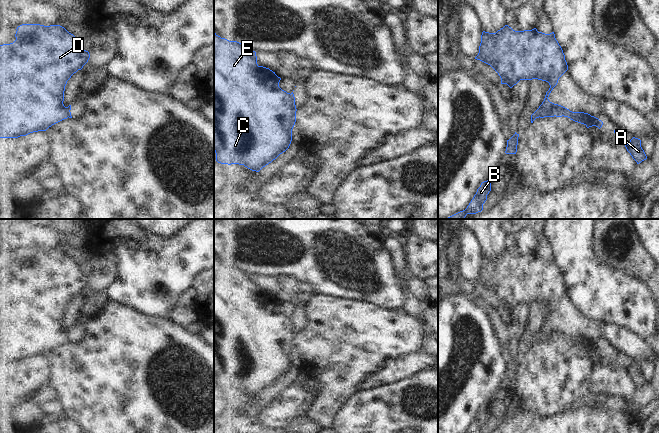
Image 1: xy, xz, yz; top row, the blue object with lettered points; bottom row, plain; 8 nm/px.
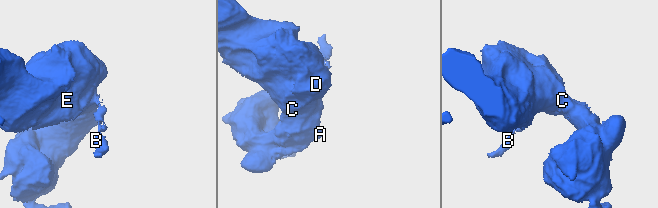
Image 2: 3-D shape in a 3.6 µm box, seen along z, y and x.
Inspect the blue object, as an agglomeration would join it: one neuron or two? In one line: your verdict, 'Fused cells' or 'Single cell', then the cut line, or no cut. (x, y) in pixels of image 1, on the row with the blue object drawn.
Fused cells. Split along yz (545, 100), (546, 105), (539, 110), (539, 116).

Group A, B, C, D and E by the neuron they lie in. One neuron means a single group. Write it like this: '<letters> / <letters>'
A C D E / B

